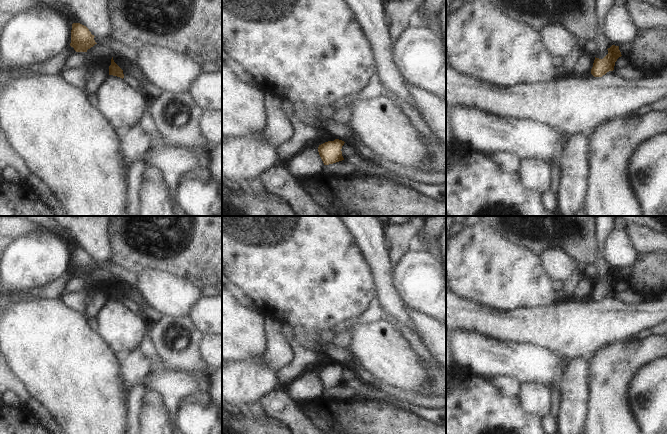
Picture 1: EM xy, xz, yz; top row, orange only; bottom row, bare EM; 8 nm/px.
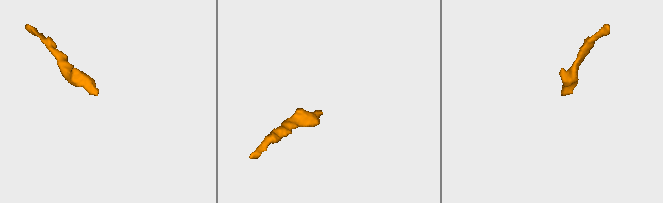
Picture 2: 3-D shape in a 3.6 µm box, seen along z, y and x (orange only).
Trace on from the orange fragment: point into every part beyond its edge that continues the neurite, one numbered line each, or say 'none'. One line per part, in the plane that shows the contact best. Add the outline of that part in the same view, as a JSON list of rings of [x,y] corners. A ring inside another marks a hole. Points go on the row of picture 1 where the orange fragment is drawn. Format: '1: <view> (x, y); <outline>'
1: xy (134, 83); [[[125,75],[124,76],[124,81],[130,85],[133,89],[135,90],[138,90],[138,91],[141,91],[143,90],[143,86],[142,86],[142,83],[137,80],[137,79],[134,79],[133,77],[129,76],[129,75]]]

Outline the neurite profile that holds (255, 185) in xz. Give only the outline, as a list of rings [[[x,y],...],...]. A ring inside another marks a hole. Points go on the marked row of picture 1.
[[[255,177],[246,182],[245,187],[247,187],[250,191],[255,193],[263,193],[266,192],[265,186],[262,184],[259,177]]]

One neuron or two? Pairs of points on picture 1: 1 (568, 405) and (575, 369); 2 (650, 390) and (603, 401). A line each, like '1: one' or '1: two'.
1: one
2: two

